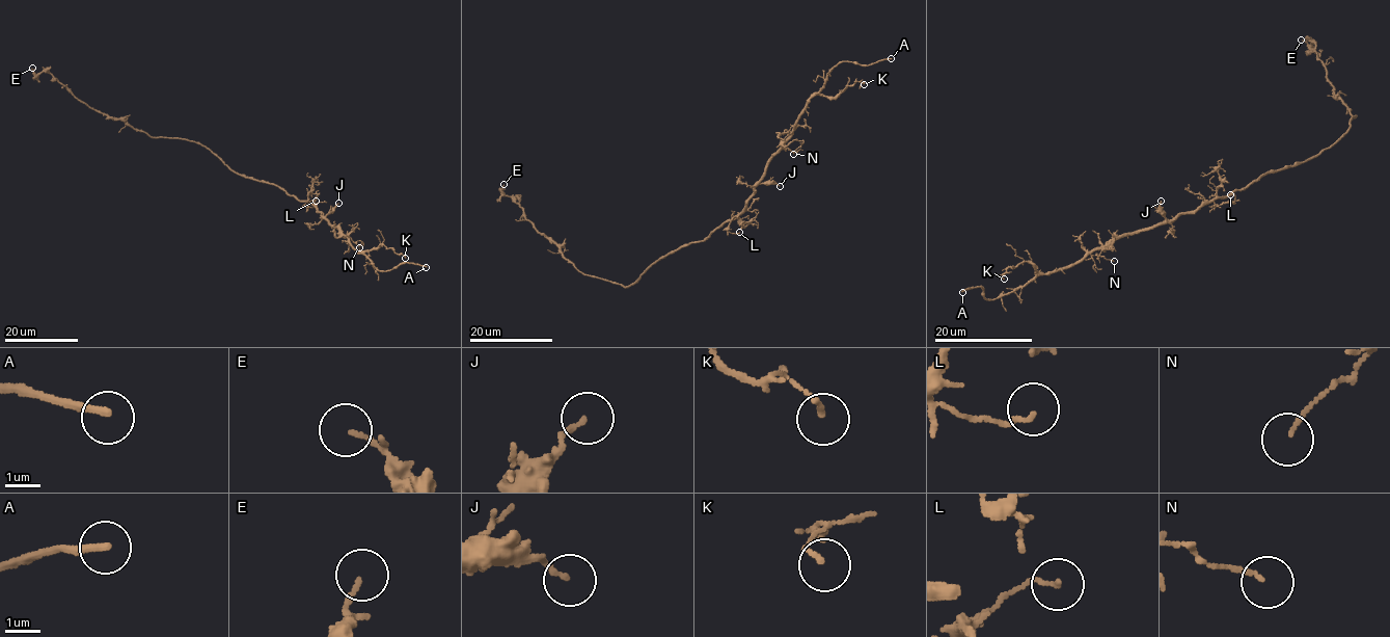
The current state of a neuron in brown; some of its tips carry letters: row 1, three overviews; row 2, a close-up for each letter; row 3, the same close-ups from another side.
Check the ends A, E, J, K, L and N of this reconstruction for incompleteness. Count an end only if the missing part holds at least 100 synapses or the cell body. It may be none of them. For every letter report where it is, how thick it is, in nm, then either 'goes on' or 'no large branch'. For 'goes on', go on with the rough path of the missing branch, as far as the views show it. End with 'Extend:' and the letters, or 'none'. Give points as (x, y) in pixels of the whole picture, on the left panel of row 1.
A: at (426, 267); 240 nm thick; goes on
E: at (32, 68); 120 nm thick; no large branch
J: at (338, 203); 150 nm thick; no large branch
K: at (405, 258); 140 nm thick; no large branch
L: at (316, 201); 120 nm thick; no large branch
N: at (359, 247); 100 nm thick; no large branch
Extend: A

